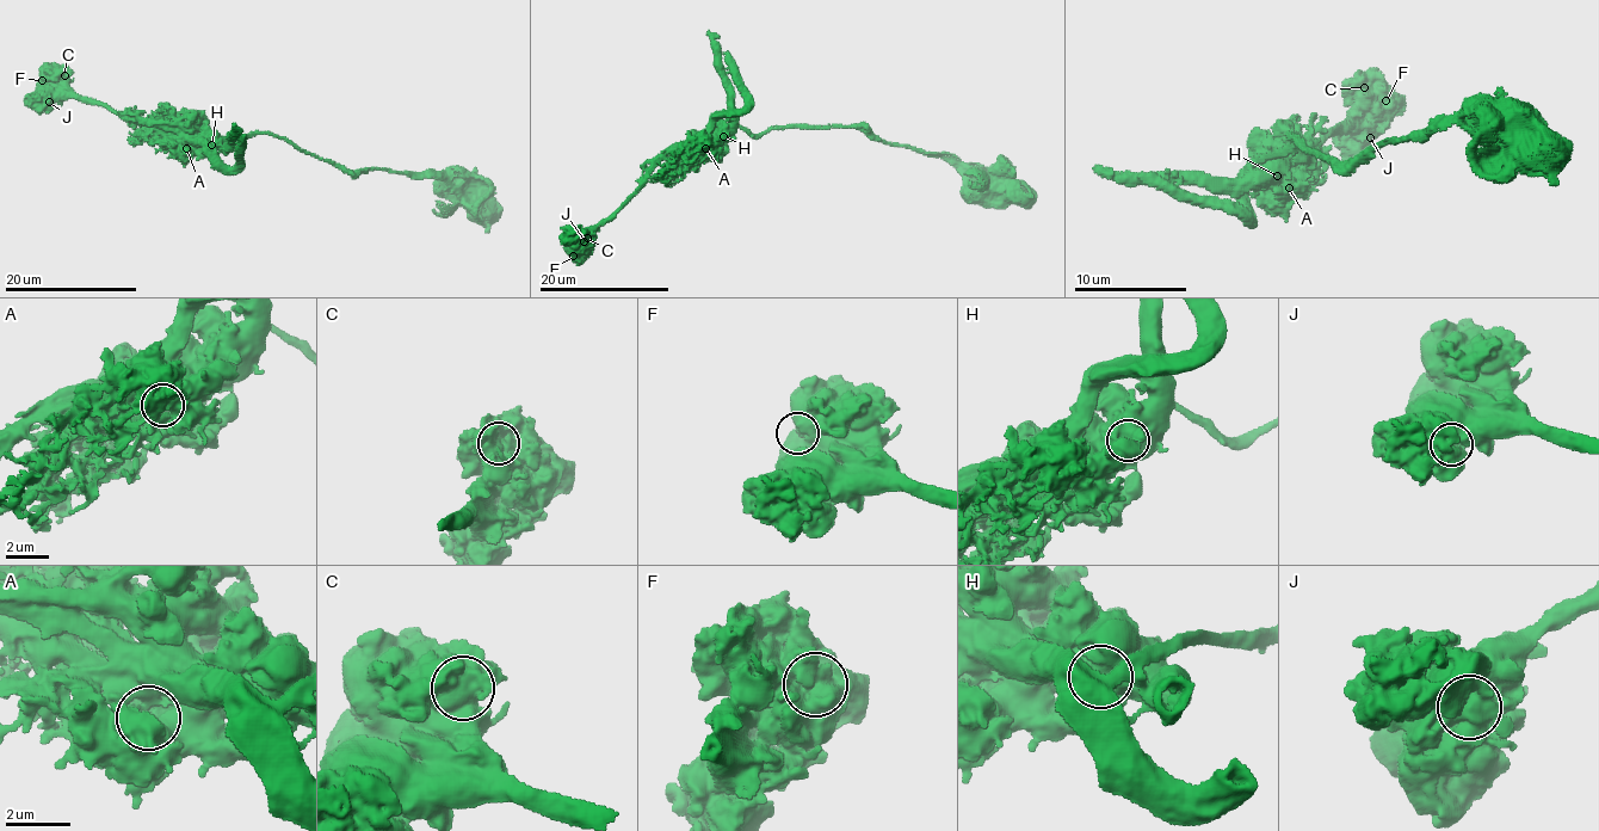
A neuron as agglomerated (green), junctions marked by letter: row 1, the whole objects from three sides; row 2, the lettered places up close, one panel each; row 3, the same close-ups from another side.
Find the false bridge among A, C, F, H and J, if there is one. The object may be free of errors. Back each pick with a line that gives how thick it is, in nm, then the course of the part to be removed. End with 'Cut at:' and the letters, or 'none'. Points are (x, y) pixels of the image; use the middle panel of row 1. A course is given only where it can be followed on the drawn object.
A: 600 nm | (704, 148), (707, 140), (674, 146), (653, 168), (644, 185), (606, 219), (582, 232), (573, 231), (563, 241)
Cut at: A

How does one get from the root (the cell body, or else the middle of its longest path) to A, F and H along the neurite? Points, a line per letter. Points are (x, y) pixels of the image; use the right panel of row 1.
A: (1517, 127), (1438, 122), (1332, 164), (1292, 136), (1251, 168), (1288, 188)
F: (1517, 127), (1438, 122), (1332, 164), (1292, 136), (1251, 168), (1276, 180), (1385, 100)
H: (1517, 127), (1438, 122), (1332, 164), (1292, 136), (1251, 168), (1277, 176)

